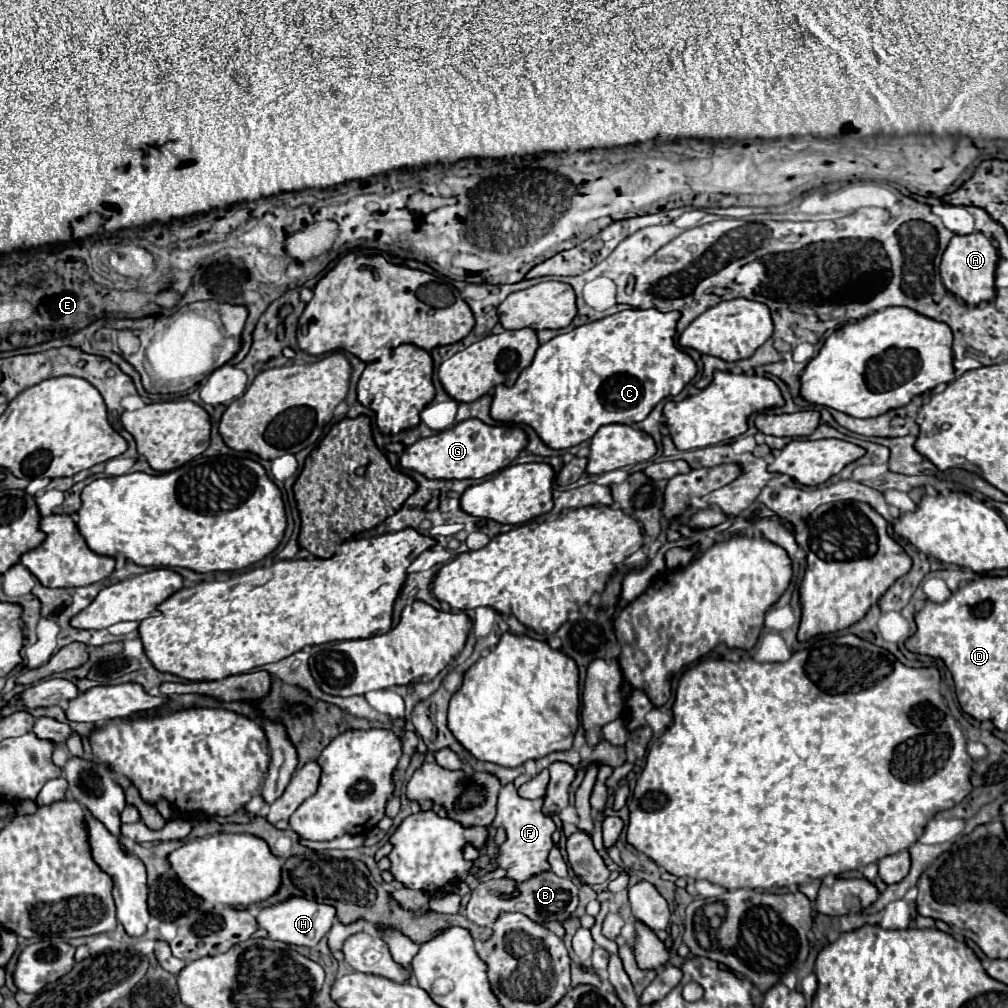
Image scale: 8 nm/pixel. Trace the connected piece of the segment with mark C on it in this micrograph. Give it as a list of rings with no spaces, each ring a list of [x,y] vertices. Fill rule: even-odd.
[[[626,309],[626,311],[620,311],[620,313],[614,313],[610,317],[604,317],[600,321],[594,321],[594,323],[586,323],[582,327],[576,327],[568,333],[562,333],[554,339],[550,339],[548,343],[540,345],[536,355],[534,355],[534,361],[530,363],[530,367],[526,367],[518,381],[512,385],[512,387],[506,387],[506,385],[498,385],[496,391],[494,391],[494,399],[492,399],[492,409],[490,409],[490,417],[498,423],[518,423],[518,425],[530,425],[538,437],[550,447],[550,449],[568,449],[568,447],[574,447],[582,441],[588,441],[592,439],[592,435],[604,427],[604,425],[610,425],[610,423],[622,423],[622,425],[634,425],[634,423],[640,423],[648,417],[648,413],[666,397],[674,397],[678,395],[696,375],[696,363],[692,361],[692,357],[688,353],[684,353],[678,345],[676,345],[676,321],[678,321],[678,311],[670,311],[670,313],[662,313],[662,311],[656,311],[656,309]]]

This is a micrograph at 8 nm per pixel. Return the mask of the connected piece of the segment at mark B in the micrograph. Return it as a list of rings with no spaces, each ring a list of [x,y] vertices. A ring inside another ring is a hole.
[[[542,871],[538,875],[532,875],[530,879],[526,879],[522,883],[516,883],[514,879],[508,879],[508,877],[490,879],[490,881],[480,883],[472,891],[472,897],[466,905],[464,915],[476,925],[492,927],[502,913],[514,913],[516,911],[516,913],[526,915],[534,923],[546,927],[548,921],[564,923],[564,921],[570,921],[574,917],[576,907],[578,907],[578,891],[580,891],[580,887],[570,877],[558,877],[552,871]]]

